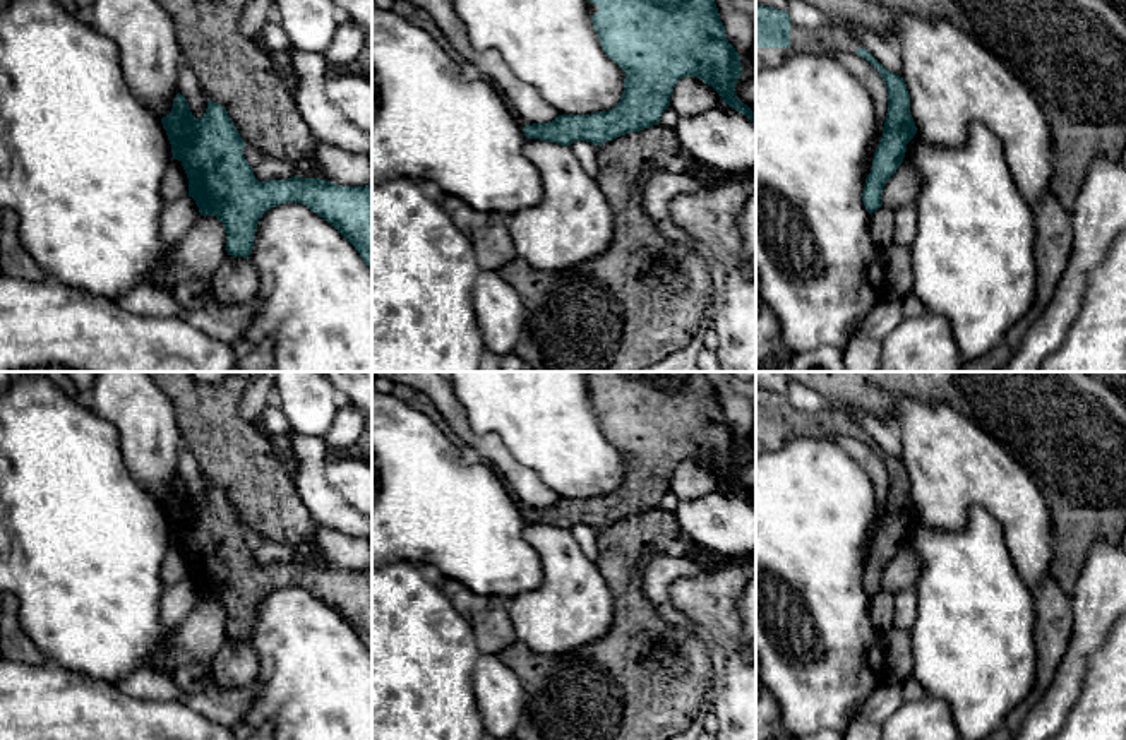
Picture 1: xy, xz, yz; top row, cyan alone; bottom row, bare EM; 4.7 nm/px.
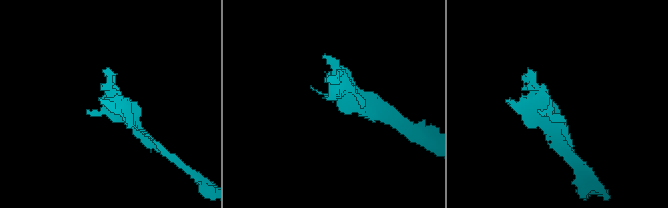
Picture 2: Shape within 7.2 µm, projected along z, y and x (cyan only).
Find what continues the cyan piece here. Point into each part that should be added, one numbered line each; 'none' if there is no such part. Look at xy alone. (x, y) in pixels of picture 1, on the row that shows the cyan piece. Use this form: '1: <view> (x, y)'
none

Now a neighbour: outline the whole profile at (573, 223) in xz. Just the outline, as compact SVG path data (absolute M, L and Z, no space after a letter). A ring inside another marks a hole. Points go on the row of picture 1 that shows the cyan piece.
M530 139L524 144L523 152L540 173L543 197L540 204L506 216L518 257L521 257L535 269L559 271L574 267L581 262L602 255L610 247L612 242L614 218L596 180L584 173L569 146L545 142L540 139Z

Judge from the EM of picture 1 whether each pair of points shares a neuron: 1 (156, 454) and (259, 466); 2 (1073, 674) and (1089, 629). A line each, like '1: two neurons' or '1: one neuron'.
1: two neurons
2: one neuron

